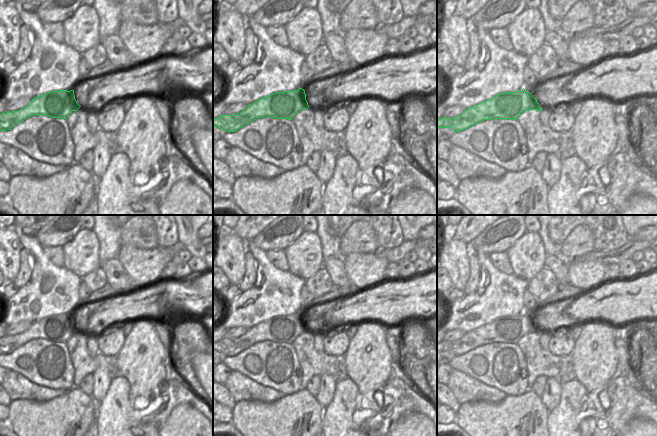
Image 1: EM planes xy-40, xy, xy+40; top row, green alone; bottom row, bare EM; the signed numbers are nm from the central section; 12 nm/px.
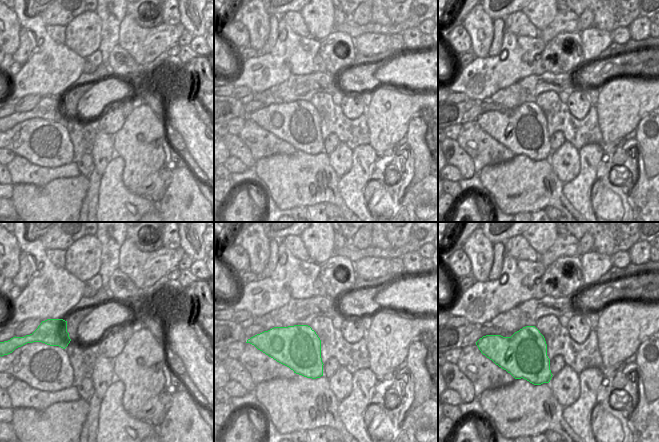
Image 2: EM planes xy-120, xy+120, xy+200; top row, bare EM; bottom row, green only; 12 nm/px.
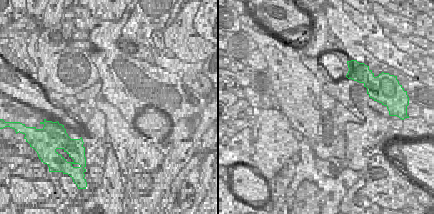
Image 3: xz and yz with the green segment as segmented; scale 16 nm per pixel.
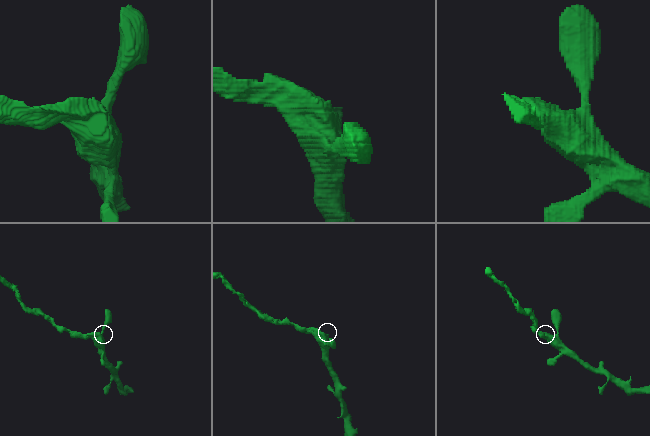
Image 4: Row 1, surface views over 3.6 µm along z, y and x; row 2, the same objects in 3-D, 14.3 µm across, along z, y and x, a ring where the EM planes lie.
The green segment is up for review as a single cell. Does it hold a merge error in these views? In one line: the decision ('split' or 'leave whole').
split

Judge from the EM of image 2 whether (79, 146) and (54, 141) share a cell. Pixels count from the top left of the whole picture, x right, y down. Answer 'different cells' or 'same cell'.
different cells

